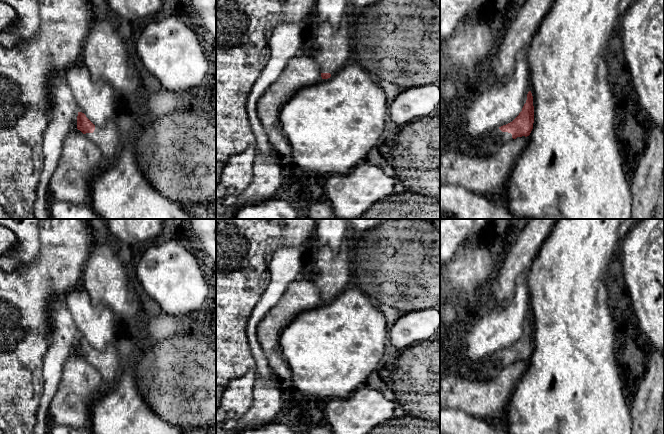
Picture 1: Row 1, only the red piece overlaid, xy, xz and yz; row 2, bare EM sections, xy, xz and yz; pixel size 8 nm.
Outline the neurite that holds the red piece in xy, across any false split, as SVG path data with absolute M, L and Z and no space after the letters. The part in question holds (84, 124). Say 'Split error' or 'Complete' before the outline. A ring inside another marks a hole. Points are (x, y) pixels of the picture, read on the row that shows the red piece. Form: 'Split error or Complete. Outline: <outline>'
Split error. Outline: M78 112L77 129L100 149L105 162L117 158L125 140L123 128L118 120L111 119L105 126L95 126L84 113Z

